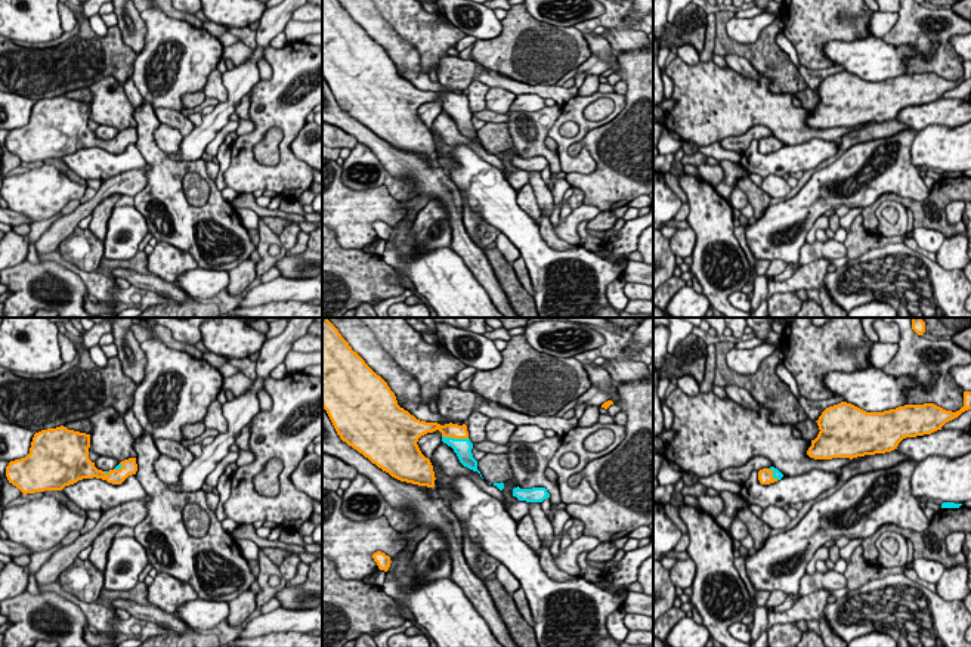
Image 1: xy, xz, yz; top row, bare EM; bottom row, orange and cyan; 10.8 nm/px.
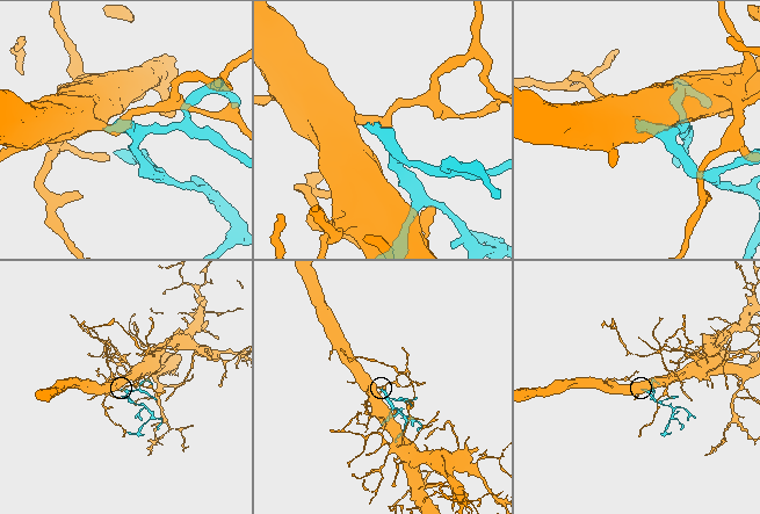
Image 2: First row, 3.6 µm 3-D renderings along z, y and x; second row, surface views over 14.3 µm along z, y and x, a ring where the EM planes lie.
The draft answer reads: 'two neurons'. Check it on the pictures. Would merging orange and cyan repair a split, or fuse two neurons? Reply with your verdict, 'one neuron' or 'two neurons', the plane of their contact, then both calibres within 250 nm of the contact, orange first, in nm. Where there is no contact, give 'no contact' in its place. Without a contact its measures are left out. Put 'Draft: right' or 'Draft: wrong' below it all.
one neuron | xz | 160/190 nm
Draft: wrong

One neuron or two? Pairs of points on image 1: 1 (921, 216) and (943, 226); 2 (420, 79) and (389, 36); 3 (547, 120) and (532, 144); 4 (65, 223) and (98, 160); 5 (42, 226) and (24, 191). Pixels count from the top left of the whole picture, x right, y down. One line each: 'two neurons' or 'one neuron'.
1: one neuron
2: one neuron
3: one neuron
4: two neurons
5: two neurons

